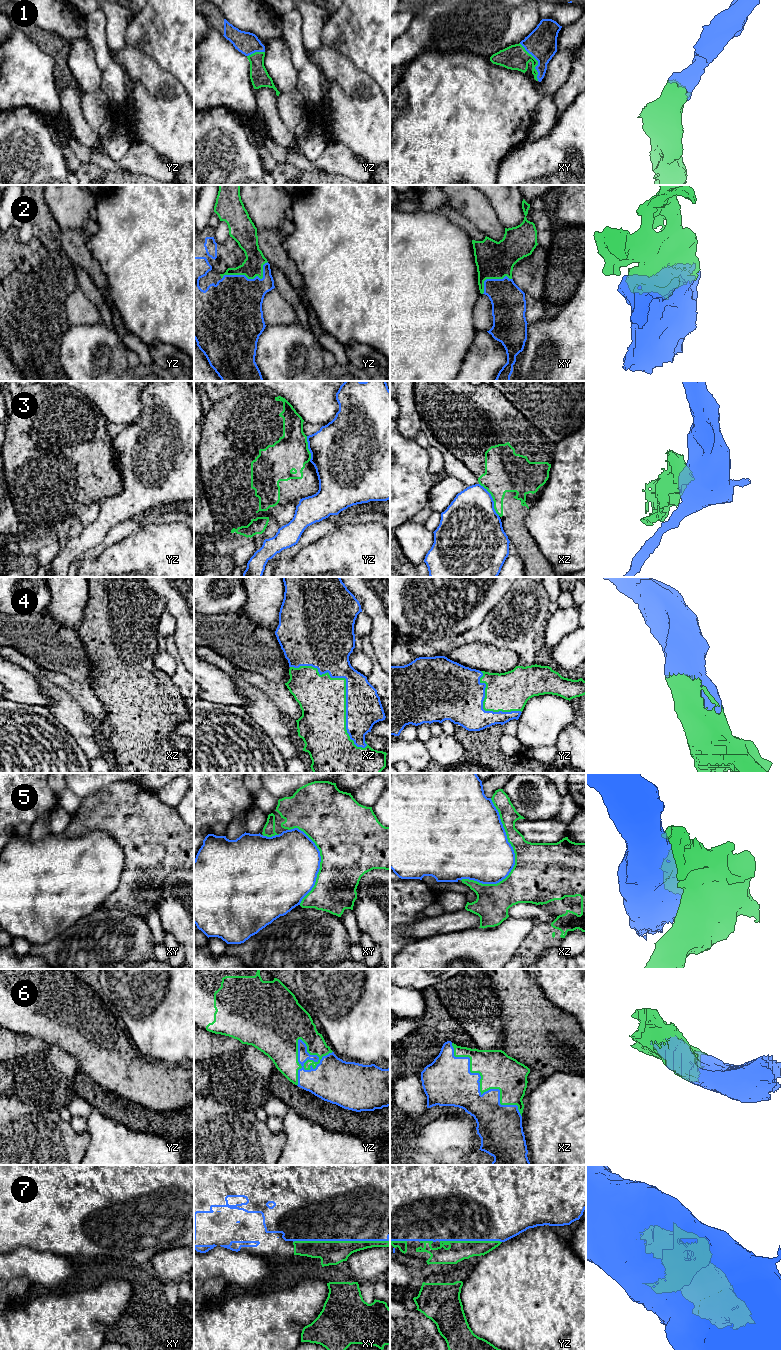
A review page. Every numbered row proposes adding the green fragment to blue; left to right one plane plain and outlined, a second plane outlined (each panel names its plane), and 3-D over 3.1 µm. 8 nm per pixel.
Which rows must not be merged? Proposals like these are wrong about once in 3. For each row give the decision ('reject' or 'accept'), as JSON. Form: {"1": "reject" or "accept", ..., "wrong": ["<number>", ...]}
{"1": "accept", "2": "accept", "3": "reject", "4": "accept", "5": "reject", "6": "accept", "7": "reject", "wrong": ["3", "5", "7"]}

